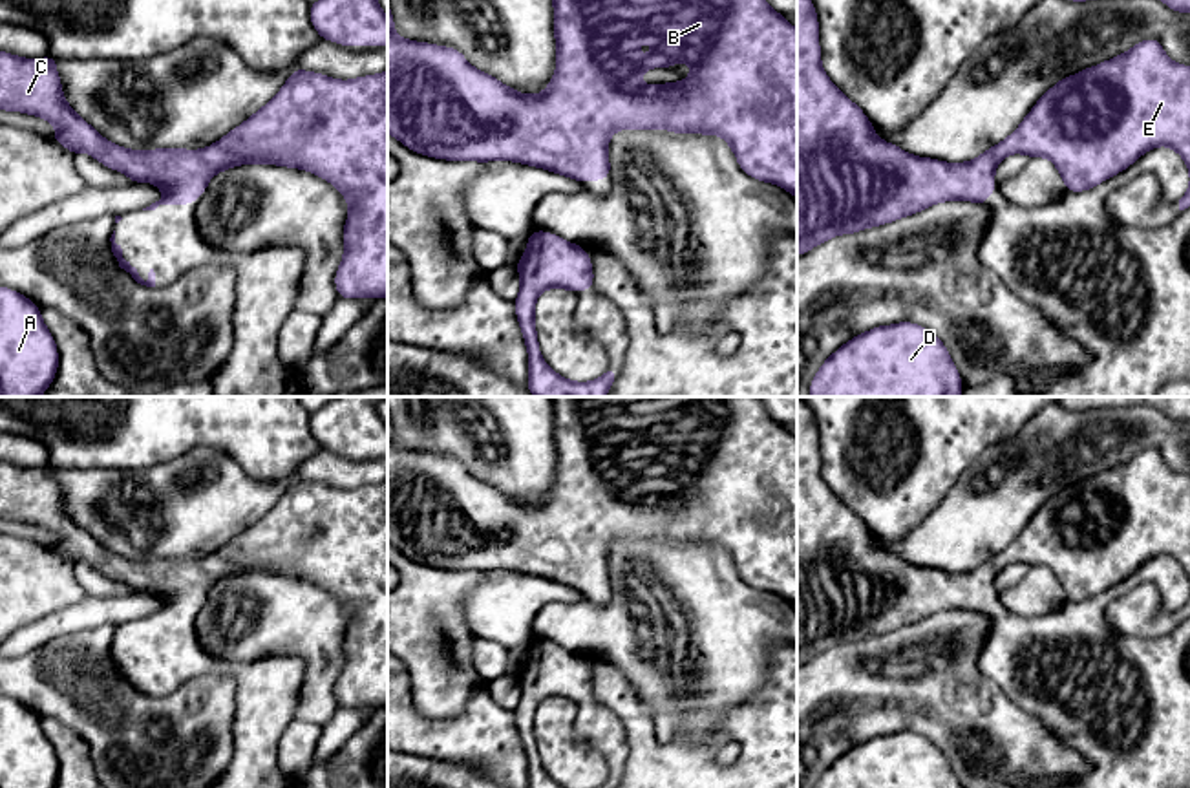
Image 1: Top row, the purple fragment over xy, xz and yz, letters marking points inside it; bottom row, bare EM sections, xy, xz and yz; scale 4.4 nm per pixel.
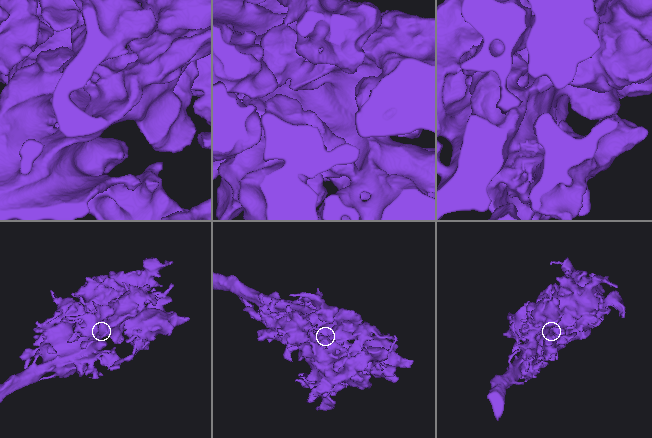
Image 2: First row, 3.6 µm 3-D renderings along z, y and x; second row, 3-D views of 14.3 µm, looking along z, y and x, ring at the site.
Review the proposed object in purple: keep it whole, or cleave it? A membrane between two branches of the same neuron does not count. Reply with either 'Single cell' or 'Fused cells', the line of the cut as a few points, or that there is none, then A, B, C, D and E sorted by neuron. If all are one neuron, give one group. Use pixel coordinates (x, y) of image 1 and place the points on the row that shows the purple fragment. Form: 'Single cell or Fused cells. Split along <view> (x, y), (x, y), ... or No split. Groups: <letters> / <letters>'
Single cell. No split. Groups: A B C D E

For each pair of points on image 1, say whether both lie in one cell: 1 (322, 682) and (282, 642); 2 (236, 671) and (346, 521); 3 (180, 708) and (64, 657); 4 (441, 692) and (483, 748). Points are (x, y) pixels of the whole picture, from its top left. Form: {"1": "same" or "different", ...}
{"1": "same", "2": "same", "3": "same", "4": "different"}

